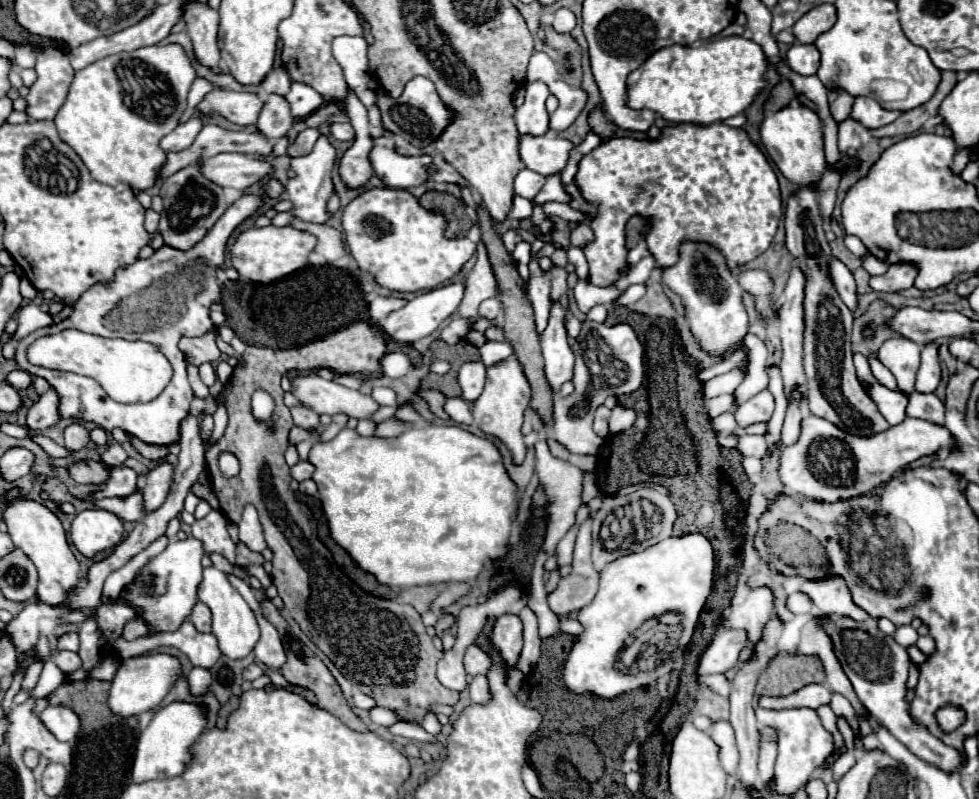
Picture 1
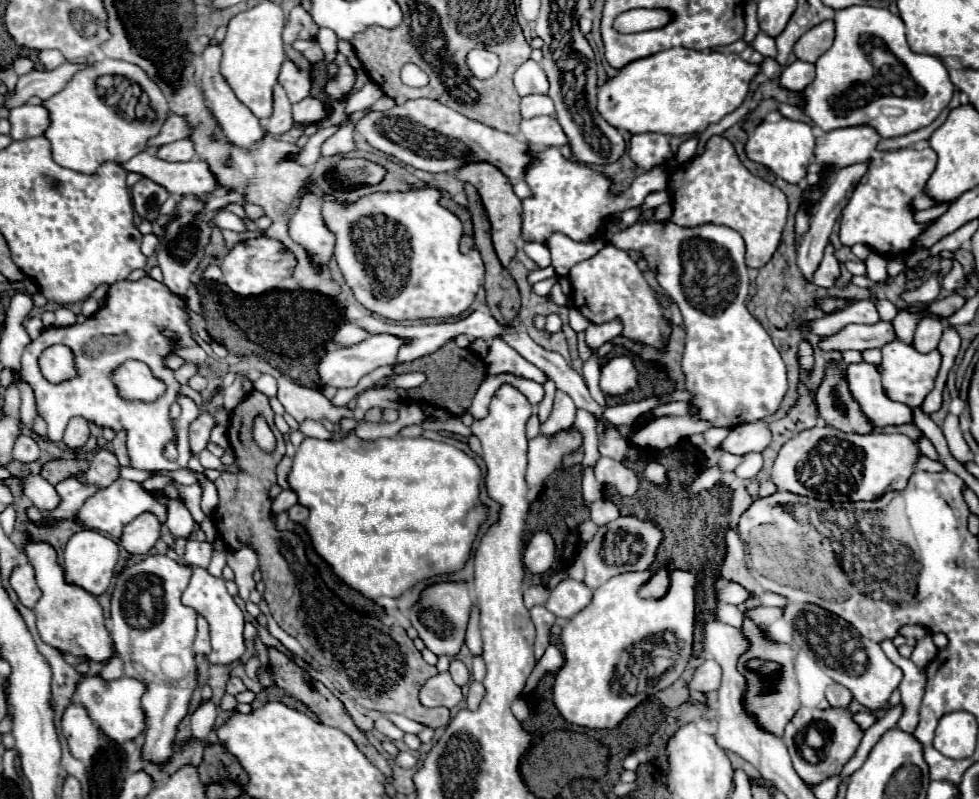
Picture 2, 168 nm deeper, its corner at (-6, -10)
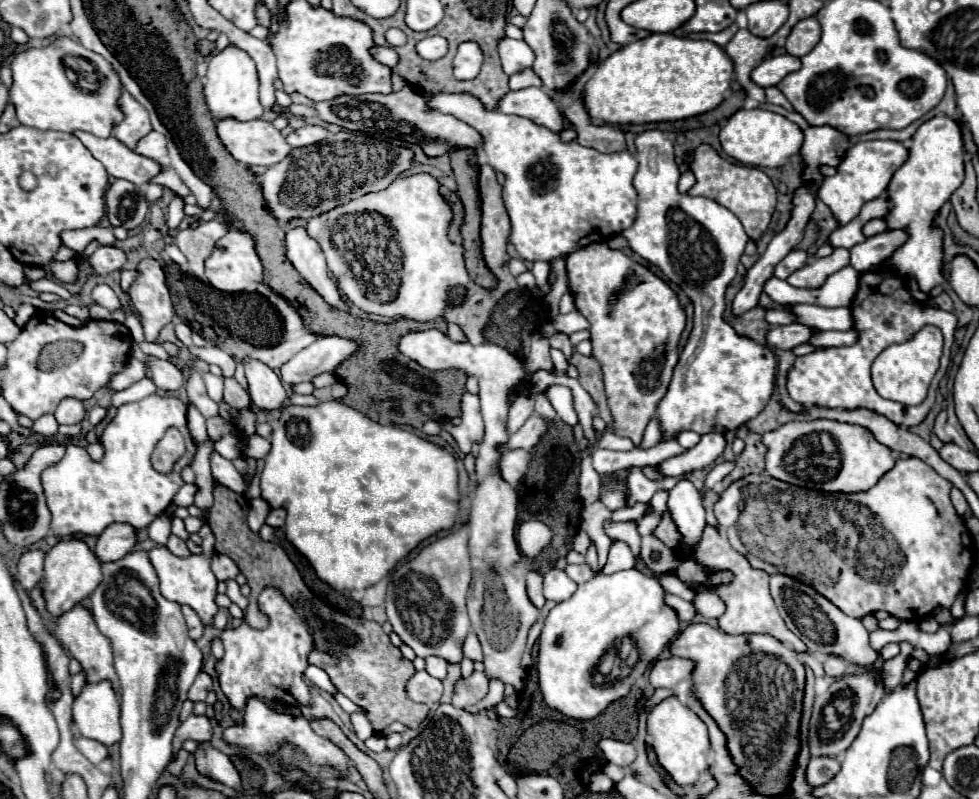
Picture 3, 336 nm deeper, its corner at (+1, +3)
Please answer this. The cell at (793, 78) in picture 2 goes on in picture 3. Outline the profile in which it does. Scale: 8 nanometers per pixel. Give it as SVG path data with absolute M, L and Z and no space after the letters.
M784 54L784 56L770 56L762 60L750 74L752 82L760 88L776 86L786 74L796 72L800 68L800 58Z

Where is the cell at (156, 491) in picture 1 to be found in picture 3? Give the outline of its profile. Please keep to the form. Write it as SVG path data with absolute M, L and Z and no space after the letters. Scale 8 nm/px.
M112 524L108 526L94 546L94 554L98 562L116 562L124 558L136 544L136 530L128 524Z

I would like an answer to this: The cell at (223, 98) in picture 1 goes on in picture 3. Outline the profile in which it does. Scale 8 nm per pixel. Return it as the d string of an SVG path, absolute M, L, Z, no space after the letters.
M122 90L118 106L120 106L120 110L124 110L124 122L118 122L112 128L112 136L118 138L130 150L134 150L136 142L152 130L148 112L126 90Z

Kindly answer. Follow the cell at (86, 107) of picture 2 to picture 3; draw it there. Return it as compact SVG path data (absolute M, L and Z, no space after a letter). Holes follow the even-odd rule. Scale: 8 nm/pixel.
M58 36L48 46L42 48L26 48L18 52L10 64L12 68L12 86L10 86L10 104L16 110L16 118L24 126L32 126L38 130L60 130L60 132L76 132L86 130L94 136L108 138L112 134L112 126L124 118L118 108L118 98L122 92L122 84L118 76L110 70L108 62L86 50L82 44ZM62 56L82 56L96 66L96 70L104 76L100 86L94 92L78 90L64 72Z

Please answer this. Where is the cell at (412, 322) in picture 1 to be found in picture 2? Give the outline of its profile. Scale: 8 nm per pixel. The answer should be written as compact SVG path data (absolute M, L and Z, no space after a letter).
M379 333L379 335L373 335L369 339L365 339L363 343L357 343L357 345L351 345L351 347L341 347L341 349L329 349L321 361L319 361L319 377L321 377L321 383L323 385L333 385L333 387L355 387L357 381L371 373L373 369L381 367L381 365L389 365L395 361L397 357L397 351L411 343L411 339L403 339L403 337L397 337L397 335L391 335L391 333Z

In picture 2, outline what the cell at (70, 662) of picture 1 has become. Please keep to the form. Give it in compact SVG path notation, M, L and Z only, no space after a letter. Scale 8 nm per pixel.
M83 675L77 683L75 689L75 701L87 707L89 717L93 723L103 729L113 741L125 743L127 739L135 739L139 733L145 731L145 715L141 707L141 697L147 691L139 679L115 679L115 681L105 681L101 675Z

